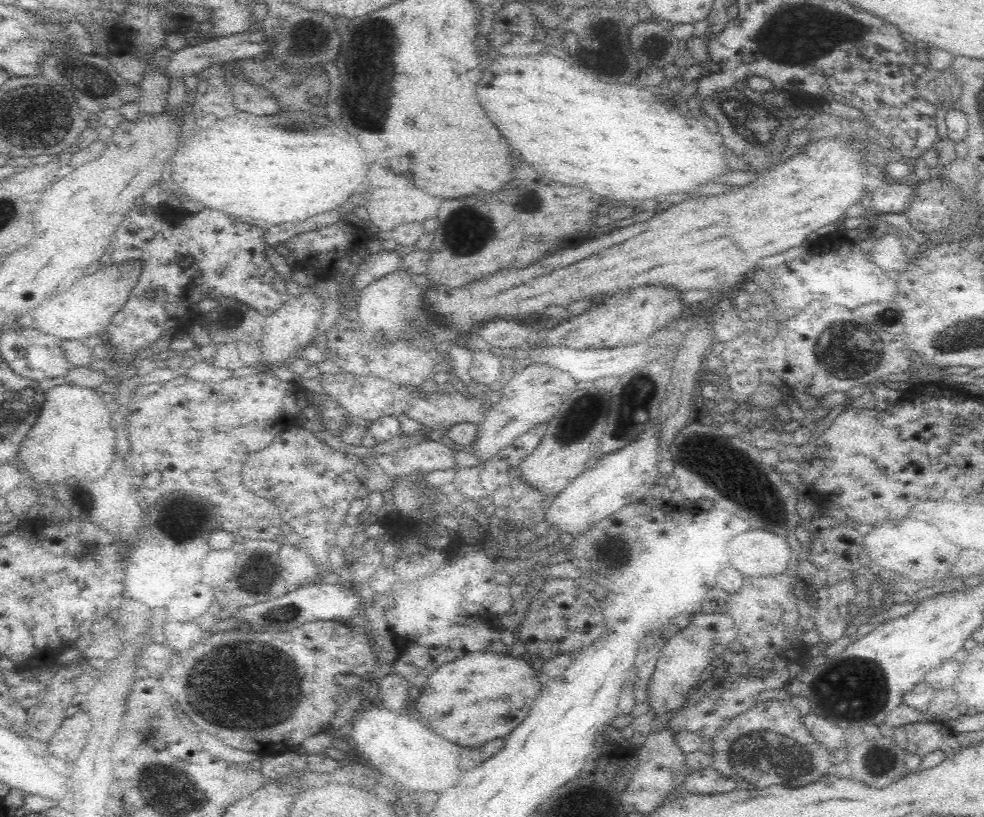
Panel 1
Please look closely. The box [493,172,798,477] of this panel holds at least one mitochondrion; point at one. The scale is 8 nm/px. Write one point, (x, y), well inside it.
(632, 408)

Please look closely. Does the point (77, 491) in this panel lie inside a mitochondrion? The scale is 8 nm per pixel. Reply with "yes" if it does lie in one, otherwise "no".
yes

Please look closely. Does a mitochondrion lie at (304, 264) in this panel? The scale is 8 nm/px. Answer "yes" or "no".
no

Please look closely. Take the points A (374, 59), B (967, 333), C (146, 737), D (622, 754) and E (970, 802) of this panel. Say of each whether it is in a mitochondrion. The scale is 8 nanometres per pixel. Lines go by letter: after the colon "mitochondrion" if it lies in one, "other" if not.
A: mitochondrion
B: mitochondrion
C: mitochondrion
D: other
E: other

